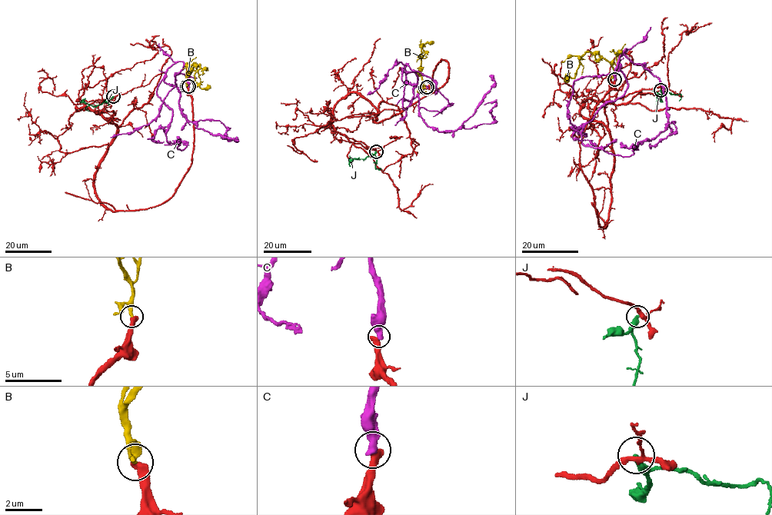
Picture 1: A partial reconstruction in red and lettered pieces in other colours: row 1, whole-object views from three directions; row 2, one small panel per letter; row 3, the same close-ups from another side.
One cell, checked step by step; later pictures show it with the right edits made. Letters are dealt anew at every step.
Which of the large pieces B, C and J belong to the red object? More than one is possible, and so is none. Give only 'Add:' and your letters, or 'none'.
Add: none

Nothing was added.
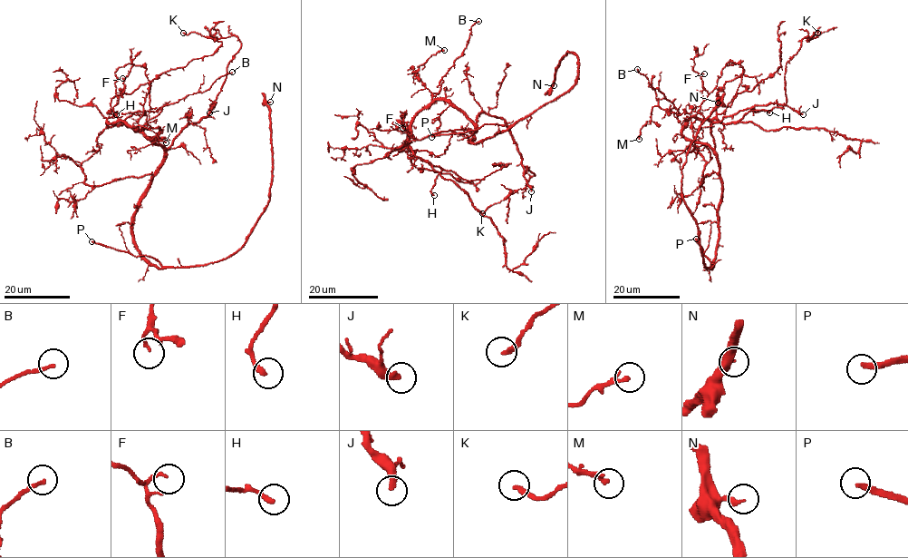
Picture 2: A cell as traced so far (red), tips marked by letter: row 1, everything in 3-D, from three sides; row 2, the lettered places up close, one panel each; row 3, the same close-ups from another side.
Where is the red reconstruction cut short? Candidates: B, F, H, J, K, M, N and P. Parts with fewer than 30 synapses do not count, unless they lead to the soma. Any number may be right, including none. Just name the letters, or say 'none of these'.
J, P

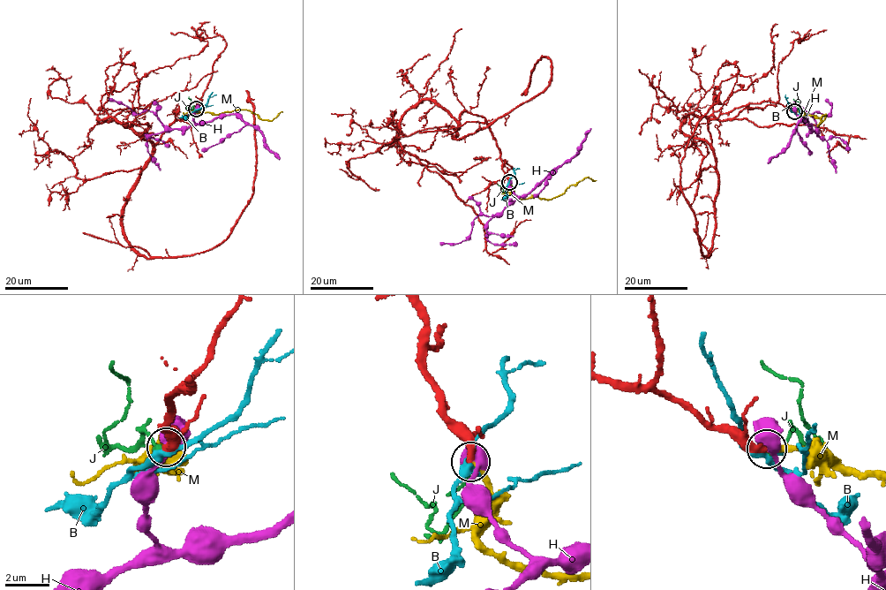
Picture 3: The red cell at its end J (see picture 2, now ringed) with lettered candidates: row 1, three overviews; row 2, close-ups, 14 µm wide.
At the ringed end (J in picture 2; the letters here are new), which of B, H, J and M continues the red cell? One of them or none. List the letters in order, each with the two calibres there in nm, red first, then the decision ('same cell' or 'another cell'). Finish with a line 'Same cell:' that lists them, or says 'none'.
B: 360/190 nm | another cell
H: 420/500 nm | another cell
J: 340/280 nm | another cell
M: 380/280 nm | same cell
Same cell: M

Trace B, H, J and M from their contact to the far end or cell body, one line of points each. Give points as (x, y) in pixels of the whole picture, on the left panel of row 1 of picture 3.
B: (197, 109), (191, 113), (213, 105)
H: (196, 109), (192, 118), (199, 124), (235, 114), (257, 129), (266, 147), (280, 159)
J: (196, 109), (187, 107), (191, 104), (189, 96)
M: (196, 109), (192, 111), (218, 115), (249, 109), (262, 119), (271, 120), (282, 112)

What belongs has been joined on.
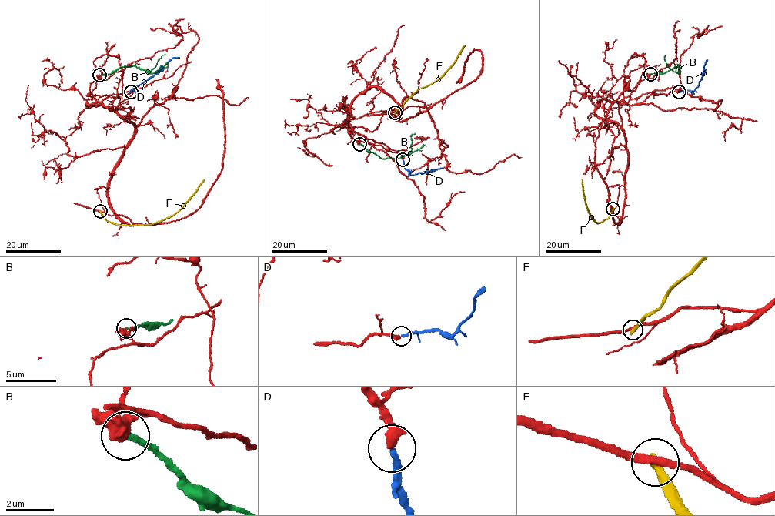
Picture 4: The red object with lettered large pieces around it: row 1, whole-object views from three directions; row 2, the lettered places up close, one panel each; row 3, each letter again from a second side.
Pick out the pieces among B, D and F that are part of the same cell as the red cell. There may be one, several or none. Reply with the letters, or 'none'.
D

